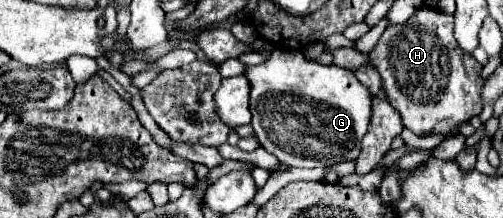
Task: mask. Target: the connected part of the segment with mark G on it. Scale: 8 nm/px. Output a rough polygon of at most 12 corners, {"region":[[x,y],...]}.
{"region":[[278,48],[246,66],[260,146],[282,164],[358,158],[372,94]]}

